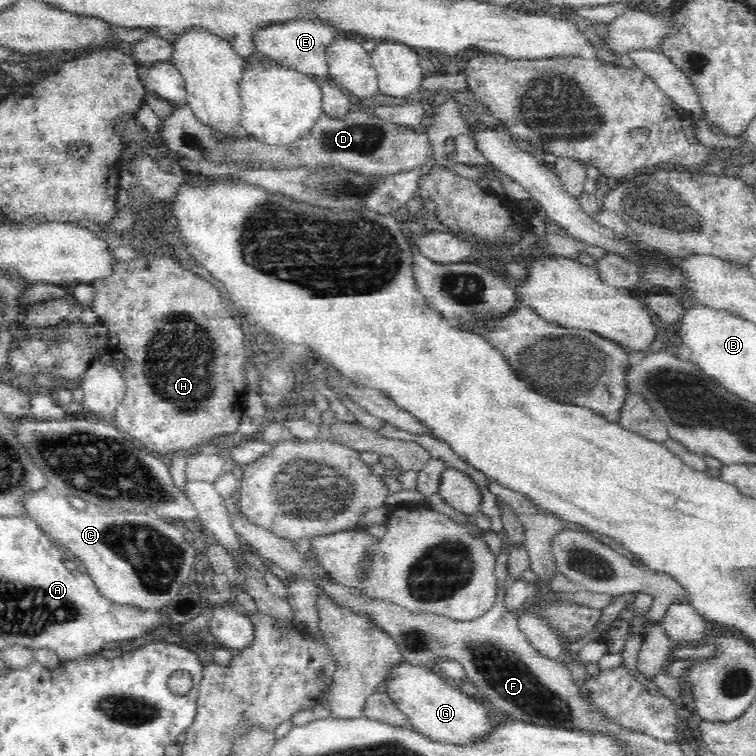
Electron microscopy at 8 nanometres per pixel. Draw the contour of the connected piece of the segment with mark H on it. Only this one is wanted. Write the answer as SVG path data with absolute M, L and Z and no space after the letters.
M146 252L136 256L130 262L118 261L112 276L108 276L104 280L93 281L91 284L96 292L90 308L108 329L109 341L107 342L107 350L124 364L122 376L126 380L127 390L125 391L122 404L114 412L114 426L118 430L125 432L139 446L157 454L166 454L169 451L178 450L188 451L207 441L225 441L233 433L238 432L237 428L245 412L245 400L248 394L245 366L251 360L246 358L247 353L244 352L244 340L246 338L244 330L240 326L243 320L242 318L240 318L239 322L234 320L234 312L236 310L231 310L222 303L222 296L219 290L208 280L204 280L204 278L201 278L197 274L185 270L178 261L169 256L151 256Z

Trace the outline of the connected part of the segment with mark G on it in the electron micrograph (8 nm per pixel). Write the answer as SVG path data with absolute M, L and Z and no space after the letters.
M405 657L390 668L390 674L380 682L378 690L386 693L392 703L406 715L408 725L432 741L448 744L468 744L488 735L494 728L483 698L472 697L444 681L444 675L433 666L410 664Z

